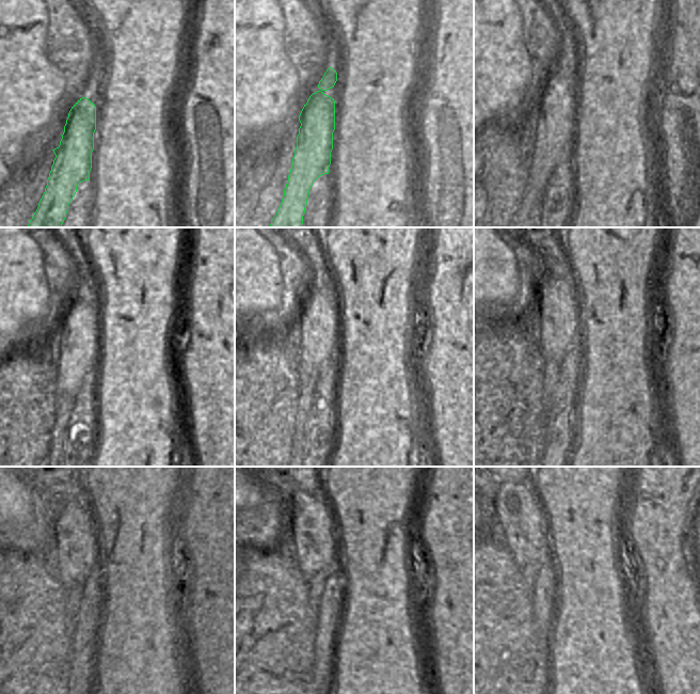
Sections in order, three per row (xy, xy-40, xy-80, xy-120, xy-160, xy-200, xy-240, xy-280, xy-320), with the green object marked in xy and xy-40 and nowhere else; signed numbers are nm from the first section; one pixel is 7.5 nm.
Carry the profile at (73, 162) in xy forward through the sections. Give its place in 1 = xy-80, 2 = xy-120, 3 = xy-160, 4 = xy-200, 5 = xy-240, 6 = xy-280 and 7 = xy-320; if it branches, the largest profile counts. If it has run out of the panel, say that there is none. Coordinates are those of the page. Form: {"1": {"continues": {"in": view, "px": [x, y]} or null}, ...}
{"1": {"continues": {"in": "xy-80", "px": [557, 106]}}, "2": {"continues": {"in": "xy-120", "px": [79, 345]}}, "3": {"continues": {"in": "xy-160", "px": [319, 319]}}, "4": {"continues": {"in": "xy-200", "px": [557, 306]}}, "5": {"continues": {"in": "xy-240", "px": [75, 534]}}, "6": {"continues": {"in": "xy-280", "px": [312, 523]}}, "7": {"continues": {"in": "xy-320", "px": [551, 527]}}}

